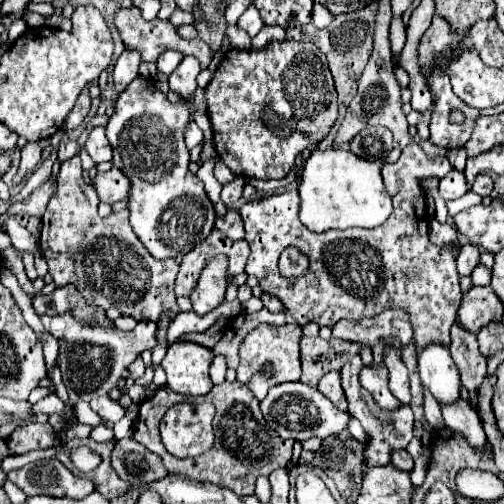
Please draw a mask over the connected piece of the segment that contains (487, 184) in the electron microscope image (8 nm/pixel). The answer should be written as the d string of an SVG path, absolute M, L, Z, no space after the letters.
M478 174L474 184L472 184L472 192L480 194L480 196L488 196L492 192L492 180L488 174Z

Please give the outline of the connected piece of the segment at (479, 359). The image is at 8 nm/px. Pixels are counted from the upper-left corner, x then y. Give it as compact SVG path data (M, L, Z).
M452 324L450 330L452 342L450 342L450 354L460 370L462 386L470 392L472 404L476 406L476 388L480 386L482 378L486 376L486 358L478 350L478 342L474 334L468 334L464 326Z

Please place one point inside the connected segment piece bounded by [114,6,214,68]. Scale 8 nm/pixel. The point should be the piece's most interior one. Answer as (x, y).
(151, 38)

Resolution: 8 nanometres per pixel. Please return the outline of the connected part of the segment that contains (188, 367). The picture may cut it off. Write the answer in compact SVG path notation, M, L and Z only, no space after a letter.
M196 342L170 344L162 368L168 376L168 388L186 396L202 396L212 390L208 374L214 352Z

